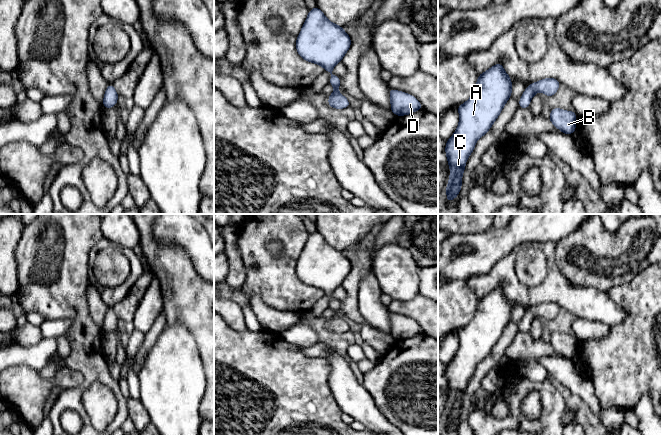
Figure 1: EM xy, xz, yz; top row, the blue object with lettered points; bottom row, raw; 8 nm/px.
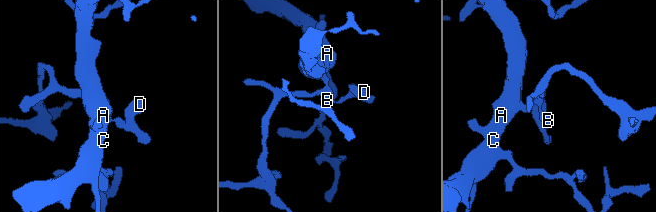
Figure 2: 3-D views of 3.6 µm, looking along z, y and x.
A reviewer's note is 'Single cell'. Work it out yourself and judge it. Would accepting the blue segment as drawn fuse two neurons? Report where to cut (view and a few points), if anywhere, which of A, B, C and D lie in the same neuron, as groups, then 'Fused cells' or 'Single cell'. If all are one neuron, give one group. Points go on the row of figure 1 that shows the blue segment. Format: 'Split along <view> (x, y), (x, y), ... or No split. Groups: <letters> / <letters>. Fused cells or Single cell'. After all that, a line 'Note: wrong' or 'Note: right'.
No split. Groups: A B C D. Single cell
Note: right

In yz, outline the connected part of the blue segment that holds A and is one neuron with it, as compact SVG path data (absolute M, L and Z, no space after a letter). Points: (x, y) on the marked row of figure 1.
M497 63L487 71L478 75L478 80L471 97L457 107L459 111L459 124L452 137L447 139L445 147L445 153L450 167L450 177L445 189L447 202L452 201L458 196L462 187L462 175L465 171L467 159L473 152L477 140L489 131L498 118L504 105L511 96L512 86L513 83L509 75L505 72L502 64Z

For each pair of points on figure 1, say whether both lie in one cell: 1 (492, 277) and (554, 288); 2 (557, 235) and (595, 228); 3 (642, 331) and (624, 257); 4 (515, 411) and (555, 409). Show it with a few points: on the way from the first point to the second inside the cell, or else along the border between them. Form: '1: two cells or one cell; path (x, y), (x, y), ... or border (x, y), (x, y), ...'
1: one cell; path (507, 279), (520, 292), (539, 292)
2: two cells; border (582, 224), (568, 233), (557, 244)
3: two cells; border (648, 266), (628, 283), (608, 290)
4: one cell; path (524, 421), (527, 424), (540, 424), (545, 419)

